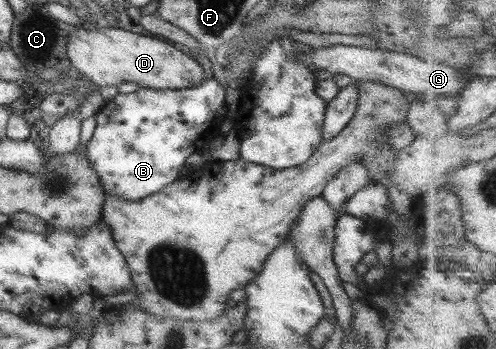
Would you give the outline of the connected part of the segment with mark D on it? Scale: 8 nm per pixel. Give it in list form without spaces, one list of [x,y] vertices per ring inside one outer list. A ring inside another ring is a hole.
[[[103,24],[92,31],[80,28],[69,33],[65,57],[71,68],[97,87],[134,83],[145,89],[178,90],[197,87],[209,75],[203,64],[167,42],[123,29],[108,28]]]

